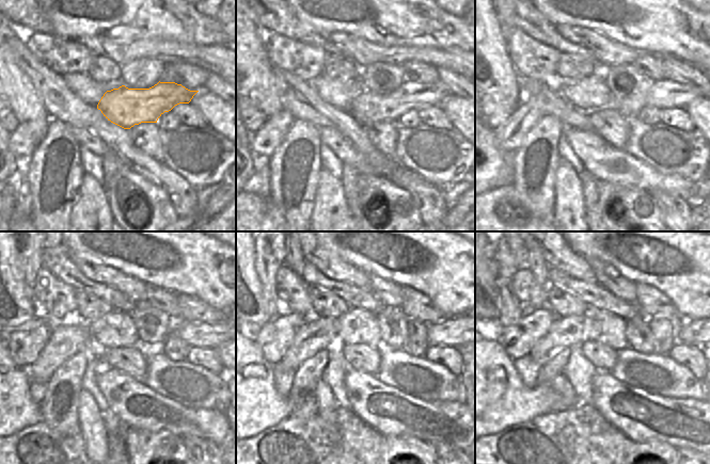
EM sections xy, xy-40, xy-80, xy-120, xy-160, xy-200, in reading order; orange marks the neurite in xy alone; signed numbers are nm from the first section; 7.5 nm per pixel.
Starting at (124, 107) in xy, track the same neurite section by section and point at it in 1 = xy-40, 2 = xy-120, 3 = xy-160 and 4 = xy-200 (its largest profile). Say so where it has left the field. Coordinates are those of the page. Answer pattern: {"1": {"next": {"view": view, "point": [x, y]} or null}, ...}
{"1": {"next": {"view": "xy-40", "point": [367, 108]}}, "2": {"next": {"view": "xy-120", "point": [209, 335]}}, "3": {"next": {"view": "xy-160", "point": [453, 332]}}, "4": {"next": {"view": "xy-200", "point": [690, 331]}}}

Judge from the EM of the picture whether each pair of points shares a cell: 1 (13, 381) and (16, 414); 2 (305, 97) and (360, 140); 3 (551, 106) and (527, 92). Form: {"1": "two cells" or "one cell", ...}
{"1": "one cell", "2": "one cell", "3": "one cell"}

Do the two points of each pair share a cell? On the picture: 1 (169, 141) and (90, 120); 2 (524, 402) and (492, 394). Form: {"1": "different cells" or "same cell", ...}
{"1": "different cells", "2": "same cell"}

